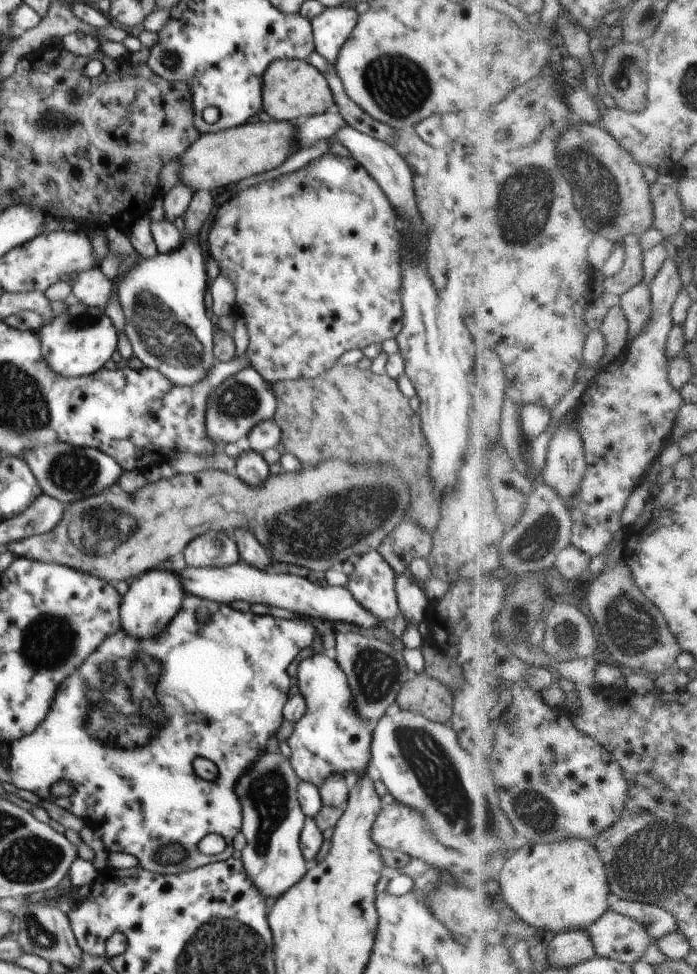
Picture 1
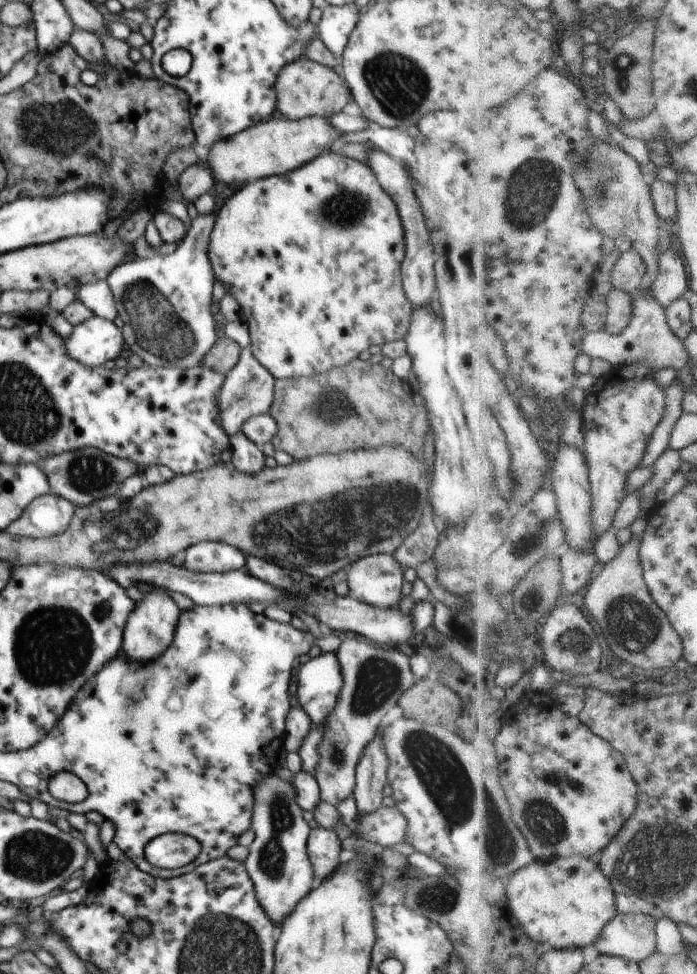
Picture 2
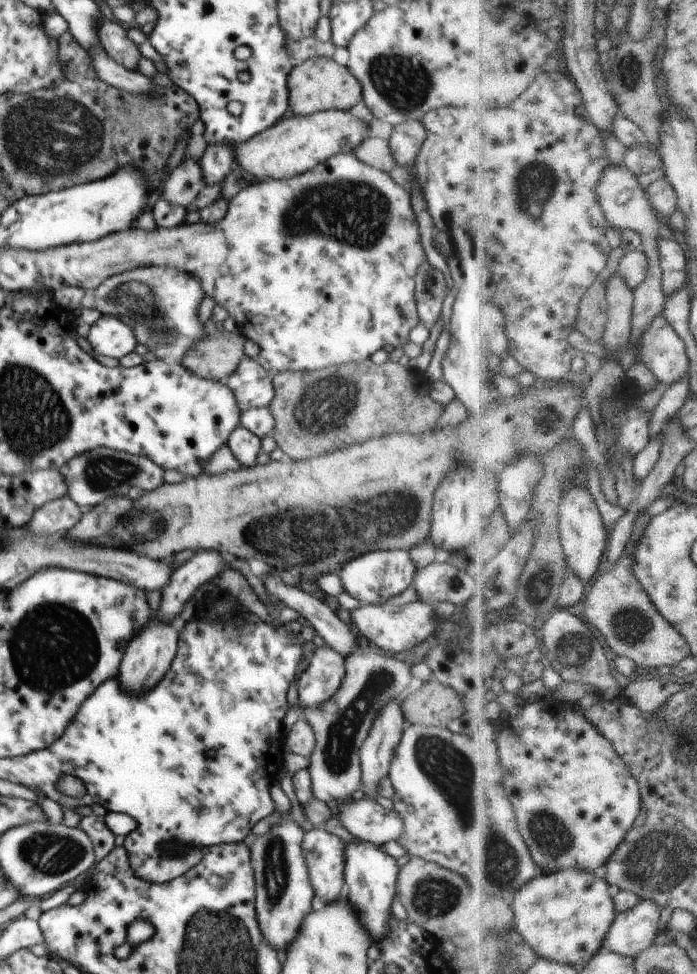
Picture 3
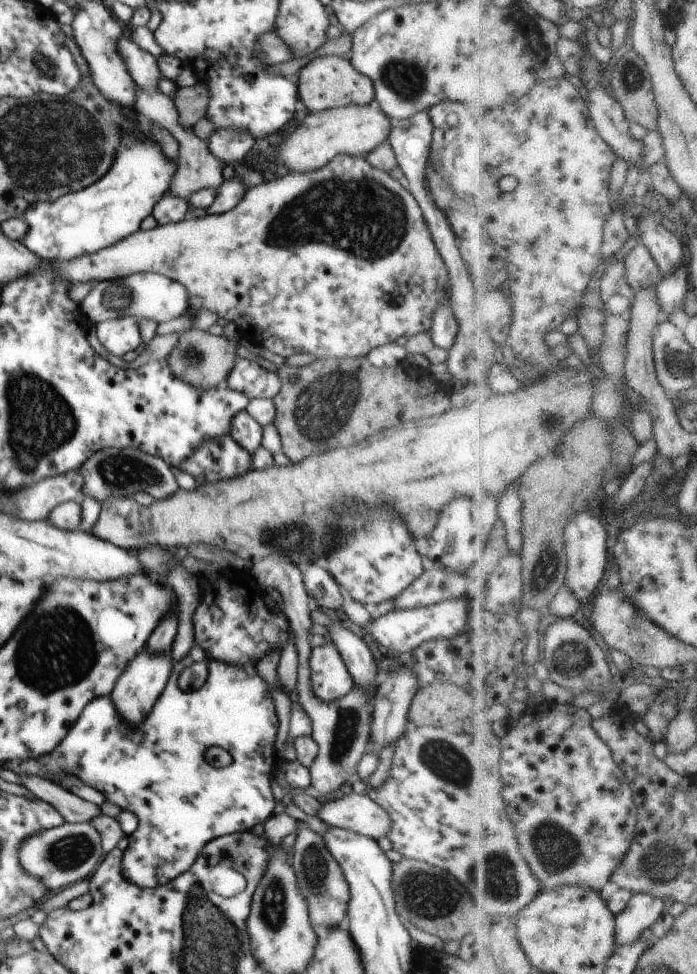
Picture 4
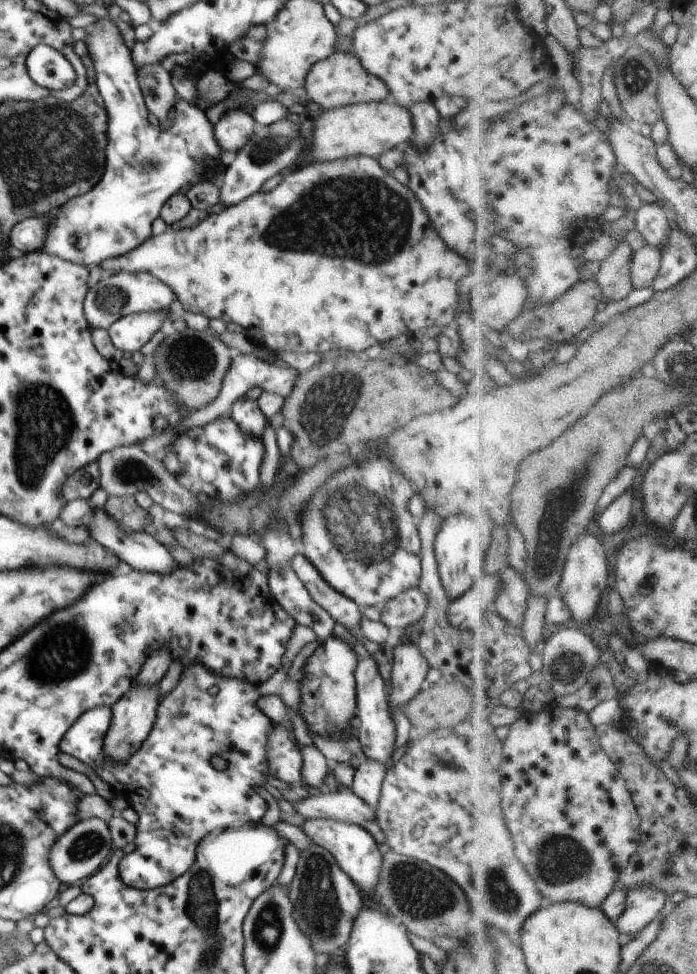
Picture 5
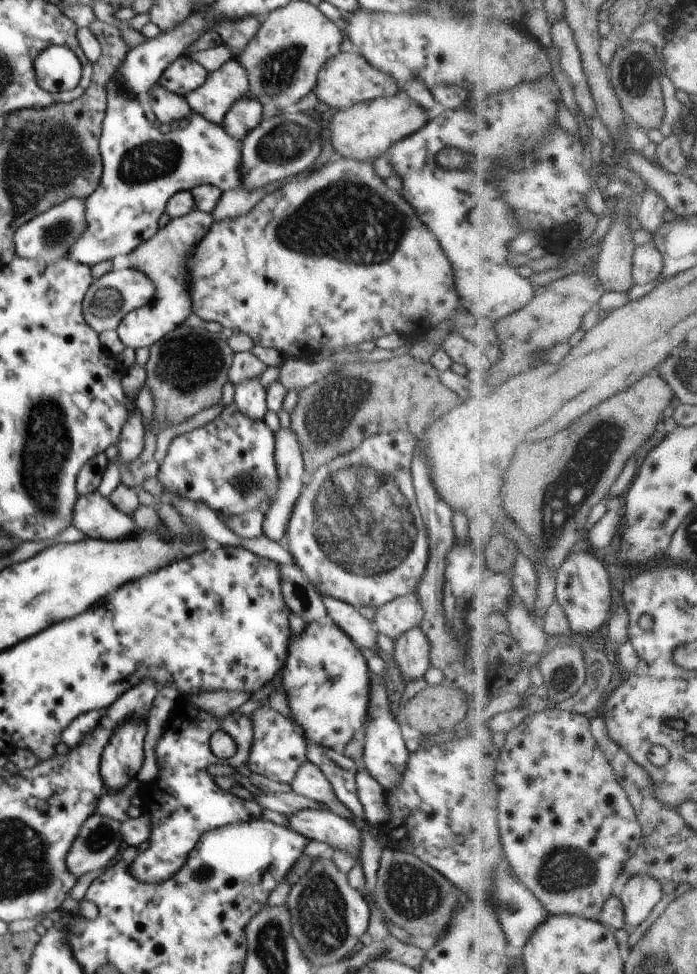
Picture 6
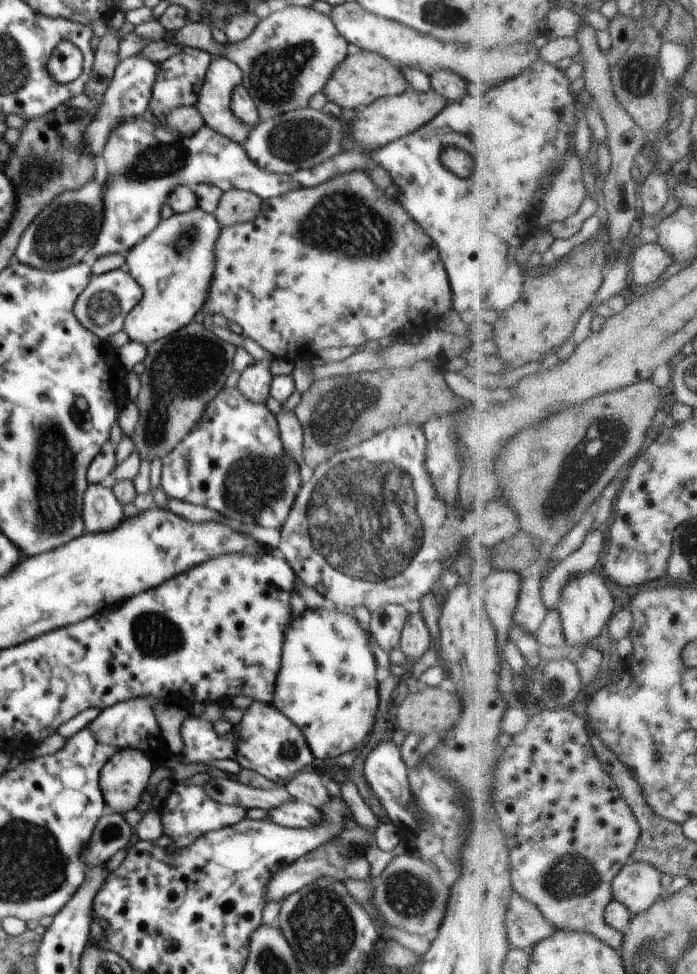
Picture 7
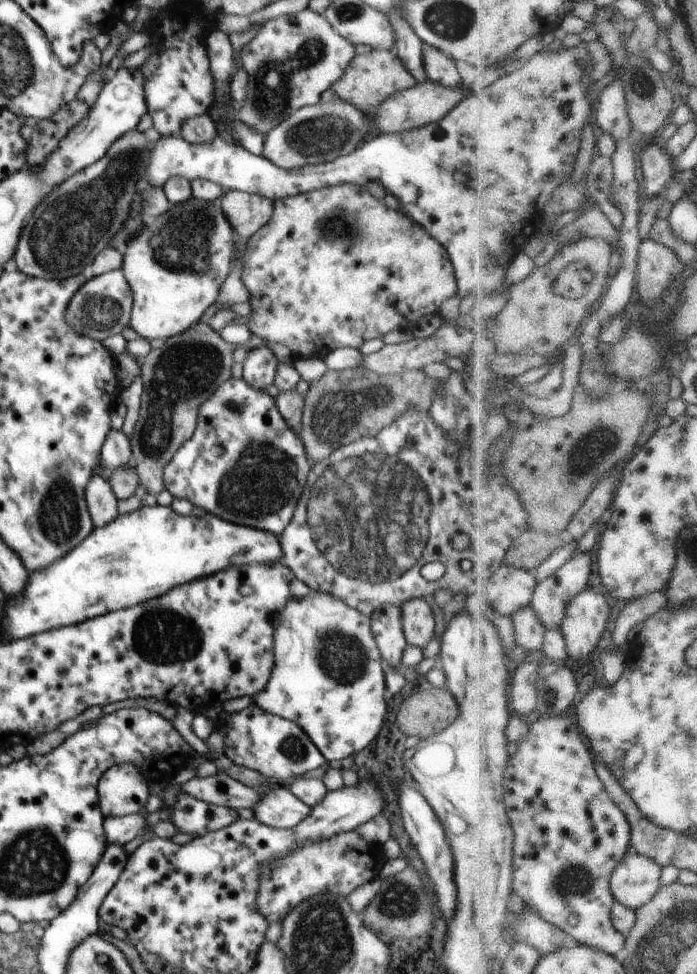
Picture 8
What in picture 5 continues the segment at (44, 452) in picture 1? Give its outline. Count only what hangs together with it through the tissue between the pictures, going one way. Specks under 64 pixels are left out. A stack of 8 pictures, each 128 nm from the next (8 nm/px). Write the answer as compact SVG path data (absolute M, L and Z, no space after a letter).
M124 445L106 451L97 460L101 472L101 487L109 496L130 496L144 491L150 498L166 510L180 514L185 519L196 519L201 512L201 503L193 492L186 490L170 474L163 465L163 461L150 456L138 445Z

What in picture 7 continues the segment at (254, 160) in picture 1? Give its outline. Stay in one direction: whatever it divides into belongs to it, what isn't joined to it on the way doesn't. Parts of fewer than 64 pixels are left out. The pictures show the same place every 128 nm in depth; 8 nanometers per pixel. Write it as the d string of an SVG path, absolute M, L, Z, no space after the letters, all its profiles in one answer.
M412 88L402 94L379 98L368 106L361 108L354 122L354 138L364 148L374 150L383 147L393 140L413 133L427 122L430 122L447 105L447 98L434 89L418 92Z

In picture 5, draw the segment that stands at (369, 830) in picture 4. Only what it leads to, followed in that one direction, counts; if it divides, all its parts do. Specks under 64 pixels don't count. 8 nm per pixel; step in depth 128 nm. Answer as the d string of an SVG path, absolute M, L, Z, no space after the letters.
M332 789L329 793L308 795L295 802L296 814L305 819L332 819L357 824L363 827L366 821L375 818L374 808L368 806L350 789Z

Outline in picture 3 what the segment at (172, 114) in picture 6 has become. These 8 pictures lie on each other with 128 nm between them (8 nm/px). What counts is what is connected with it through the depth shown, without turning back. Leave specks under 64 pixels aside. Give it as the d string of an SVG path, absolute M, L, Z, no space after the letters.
M100 18L100 30L98 30L98 40L106 53L127 70L137 71L140 62L140 50L126 34L126 30L121 24L112 22L107 18Z

